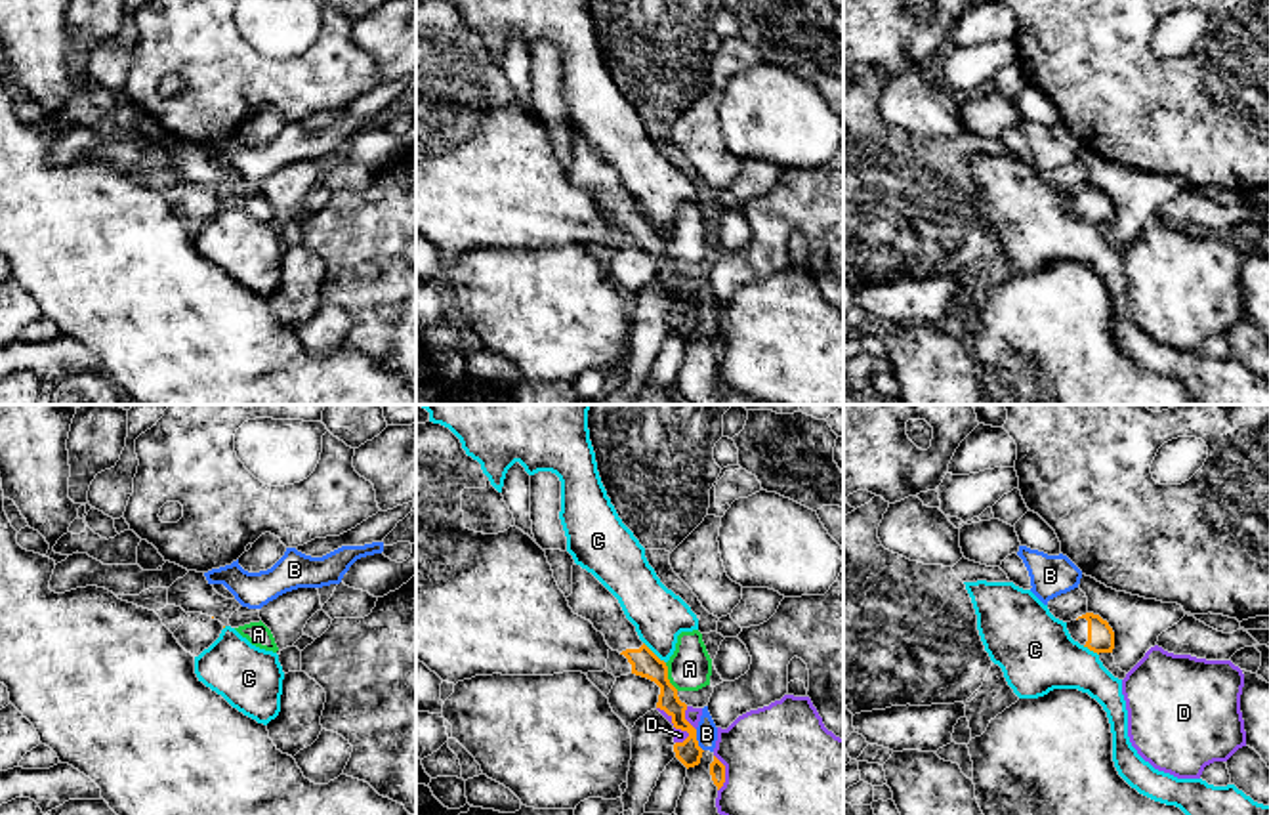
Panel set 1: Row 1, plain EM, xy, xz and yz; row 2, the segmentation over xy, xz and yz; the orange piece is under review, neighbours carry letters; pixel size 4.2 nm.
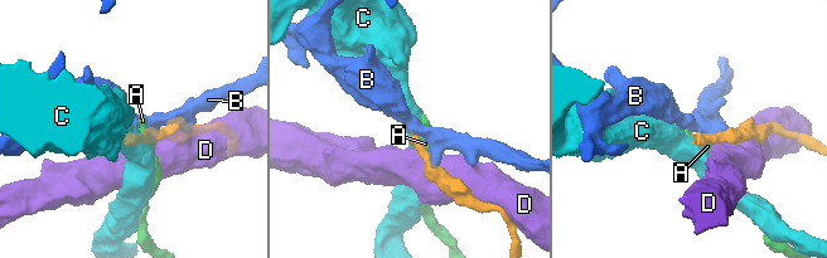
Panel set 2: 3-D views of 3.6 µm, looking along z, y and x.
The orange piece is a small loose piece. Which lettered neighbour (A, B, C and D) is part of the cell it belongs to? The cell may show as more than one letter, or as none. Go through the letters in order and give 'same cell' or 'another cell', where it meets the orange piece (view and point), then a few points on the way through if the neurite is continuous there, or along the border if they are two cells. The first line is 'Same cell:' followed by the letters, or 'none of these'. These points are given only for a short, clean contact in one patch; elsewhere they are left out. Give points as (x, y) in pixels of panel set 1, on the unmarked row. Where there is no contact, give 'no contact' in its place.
Same cell: none of these
A: another cell; contact xz (666, 249); border xz (665, 235), (666, 249), (678, 262)
B: another cell; contact xz (697, 313); border xz (695, 302), (695, 312), (703, 323)
C: another cell; contact xz (653, 226); border xz (644, 214), (665, 235)
D: another cell; contact xz (724, 346)

